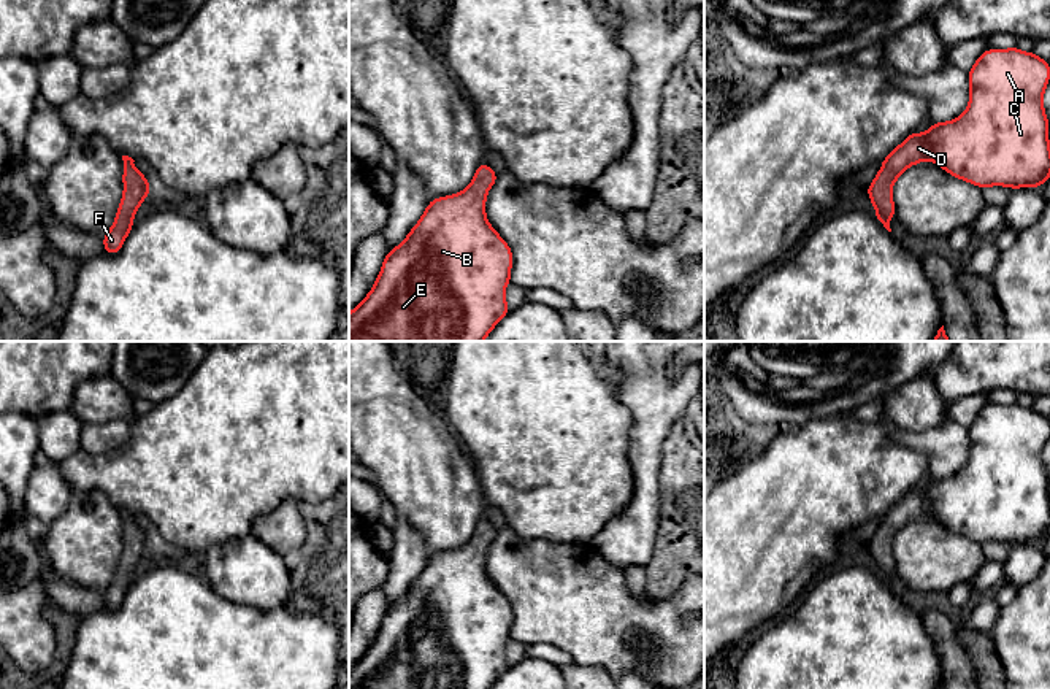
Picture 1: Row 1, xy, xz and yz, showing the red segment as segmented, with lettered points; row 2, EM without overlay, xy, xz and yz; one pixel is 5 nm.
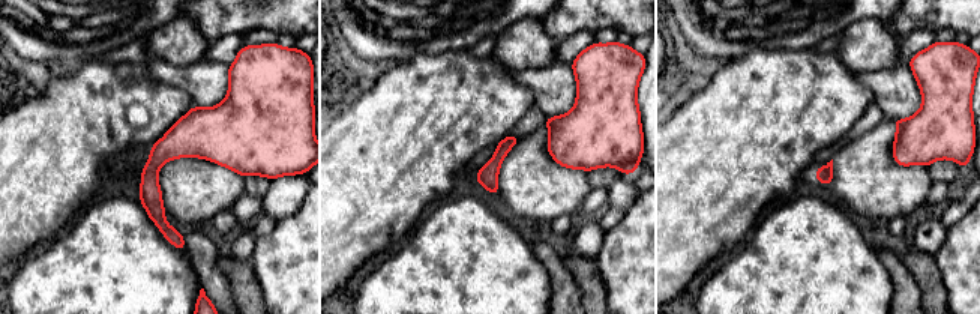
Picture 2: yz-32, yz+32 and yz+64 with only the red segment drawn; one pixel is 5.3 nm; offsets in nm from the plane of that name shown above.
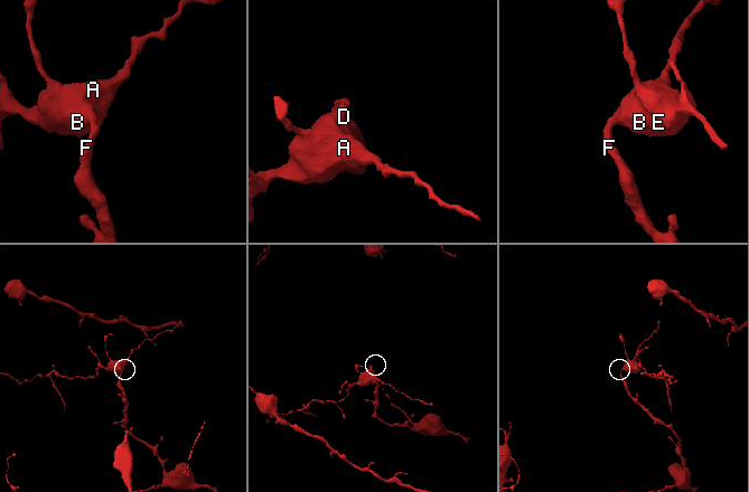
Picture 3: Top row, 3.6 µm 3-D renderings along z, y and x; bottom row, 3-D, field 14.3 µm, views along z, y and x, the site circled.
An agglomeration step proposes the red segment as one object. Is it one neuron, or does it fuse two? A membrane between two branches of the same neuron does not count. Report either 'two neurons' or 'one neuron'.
one neuron

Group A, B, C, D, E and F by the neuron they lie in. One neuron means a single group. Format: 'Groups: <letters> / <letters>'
Groups: A B C D E F

